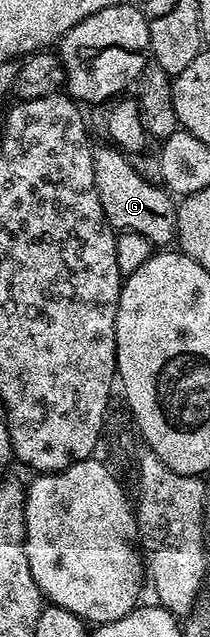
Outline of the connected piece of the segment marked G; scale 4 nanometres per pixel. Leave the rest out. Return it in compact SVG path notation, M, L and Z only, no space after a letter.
M116 146L97 147L93 153L95 189L107 221L117 231L143 233L154 245L169 245L177 237L177 203L164 186L154 185L136 171L130 156Z

